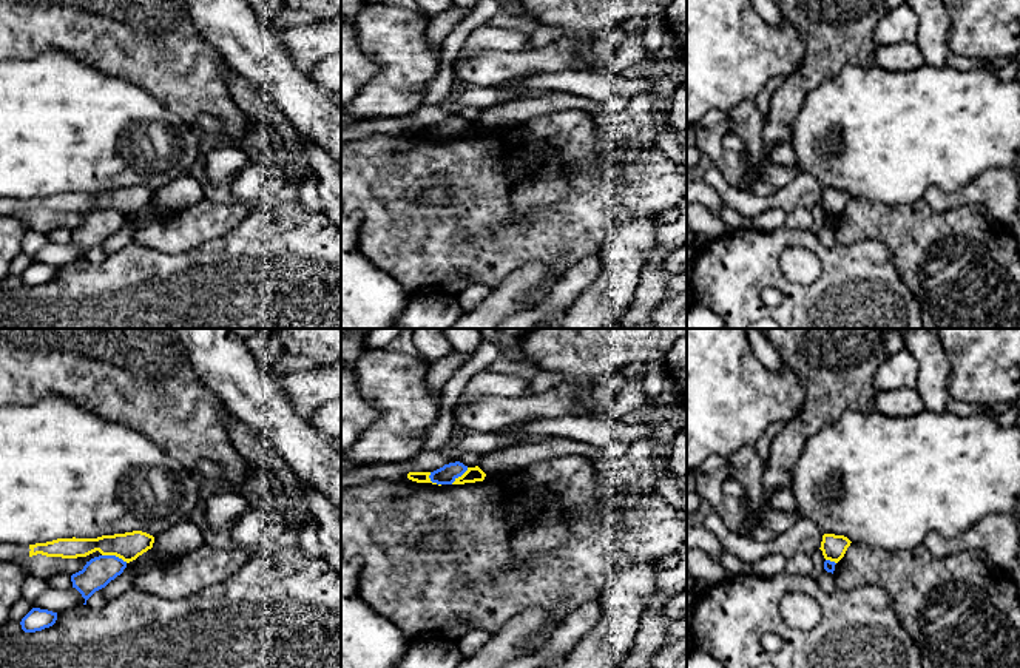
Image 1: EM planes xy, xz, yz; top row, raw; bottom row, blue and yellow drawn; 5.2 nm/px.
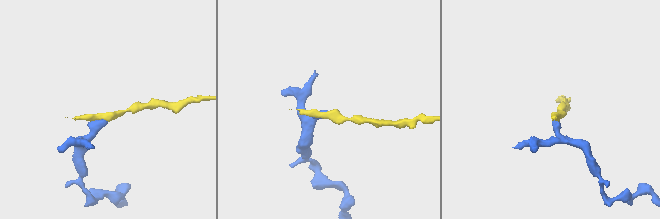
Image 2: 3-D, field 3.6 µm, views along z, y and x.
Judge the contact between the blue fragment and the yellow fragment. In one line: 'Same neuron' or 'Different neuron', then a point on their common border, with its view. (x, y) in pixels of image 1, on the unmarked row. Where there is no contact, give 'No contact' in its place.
Different neuron. Touches blue at xy (114, 210)

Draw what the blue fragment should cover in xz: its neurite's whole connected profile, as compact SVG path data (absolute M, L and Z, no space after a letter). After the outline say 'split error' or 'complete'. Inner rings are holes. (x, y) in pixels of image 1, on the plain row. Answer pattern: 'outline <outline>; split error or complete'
outline M460 116L444 119L443 122L431 127L429 133L437 139L452 139L458 131L461 131L468 125Z; complete

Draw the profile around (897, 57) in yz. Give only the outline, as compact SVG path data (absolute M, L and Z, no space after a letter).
M917 43L883 45L875 51L875 65L893 73L914 71L924 59Z

